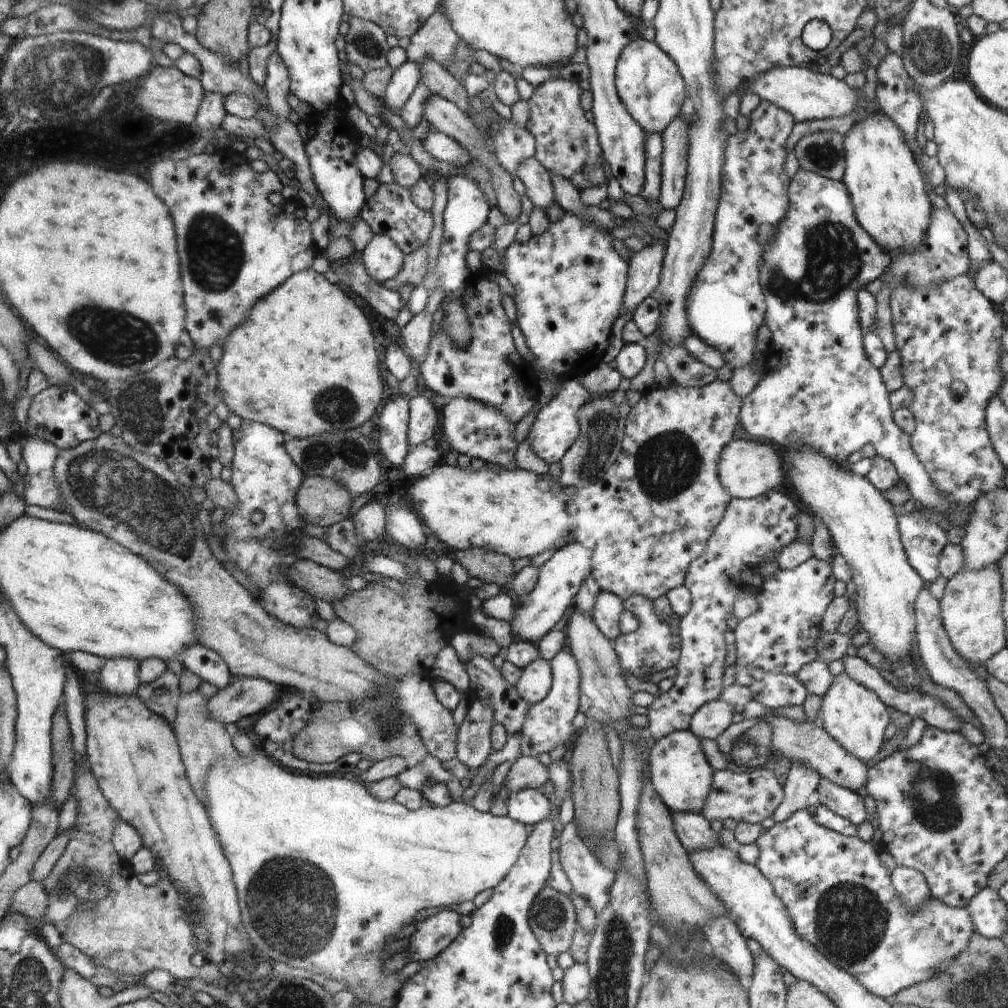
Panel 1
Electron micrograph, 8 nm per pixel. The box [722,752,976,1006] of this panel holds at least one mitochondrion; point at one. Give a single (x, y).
(850, 921)

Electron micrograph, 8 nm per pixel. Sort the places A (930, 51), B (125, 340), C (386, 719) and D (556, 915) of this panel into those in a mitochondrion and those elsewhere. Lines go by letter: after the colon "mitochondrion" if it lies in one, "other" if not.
A: mitochondrion
B: mitochondrion
C: mitochondrion
D: mitochondrion

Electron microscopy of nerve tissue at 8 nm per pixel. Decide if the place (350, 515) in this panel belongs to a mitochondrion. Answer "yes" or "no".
no

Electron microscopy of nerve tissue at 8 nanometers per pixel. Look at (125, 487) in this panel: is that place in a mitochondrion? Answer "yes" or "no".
yes

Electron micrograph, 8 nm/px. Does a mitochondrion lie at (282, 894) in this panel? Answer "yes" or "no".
yes

